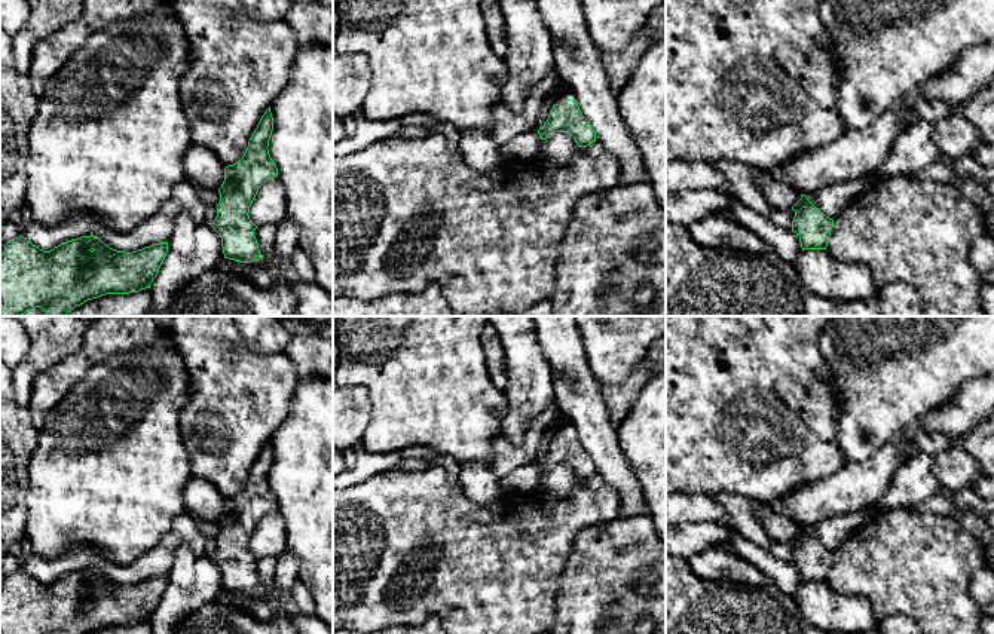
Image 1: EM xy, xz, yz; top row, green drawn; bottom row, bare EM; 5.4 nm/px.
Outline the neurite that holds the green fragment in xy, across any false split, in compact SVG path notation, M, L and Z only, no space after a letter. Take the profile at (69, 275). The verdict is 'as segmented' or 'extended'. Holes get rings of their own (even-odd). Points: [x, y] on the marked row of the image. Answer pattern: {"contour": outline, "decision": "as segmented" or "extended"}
{"contour": "M21 235L0 255L1 316L36 307L65 316L88 300L150 288L166 252L168 242L125 252L94 235L43 251Z", "decision": "as segmented"}

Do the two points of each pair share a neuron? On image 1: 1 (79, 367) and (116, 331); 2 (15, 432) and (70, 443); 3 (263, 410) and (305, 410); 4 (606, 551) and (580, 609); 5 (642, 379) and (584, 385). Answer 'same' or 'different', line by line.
1: same
2: different
3: different
4: same
5: different

